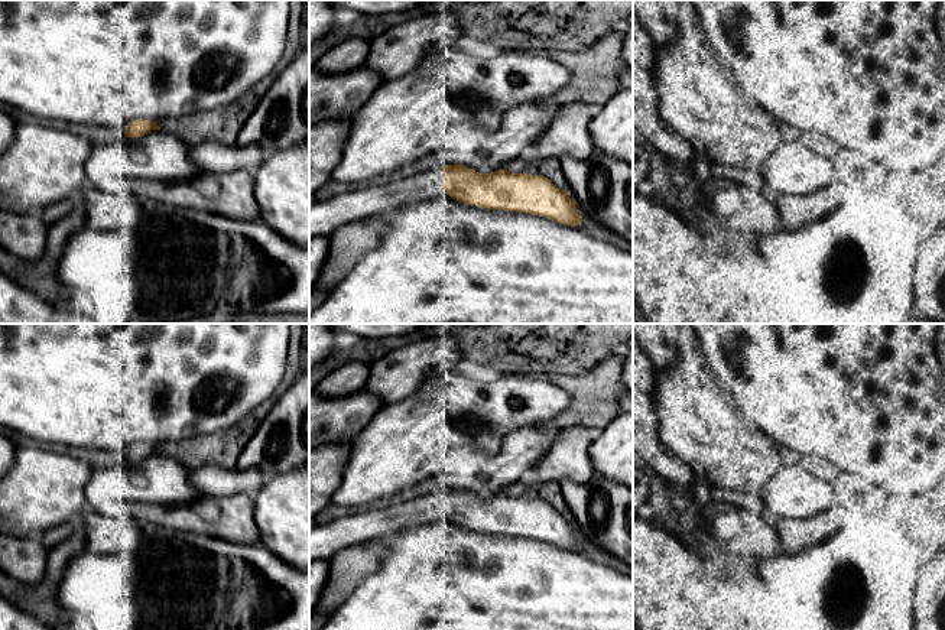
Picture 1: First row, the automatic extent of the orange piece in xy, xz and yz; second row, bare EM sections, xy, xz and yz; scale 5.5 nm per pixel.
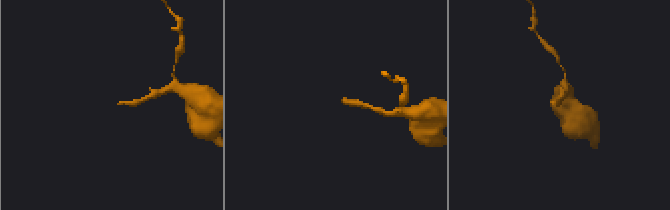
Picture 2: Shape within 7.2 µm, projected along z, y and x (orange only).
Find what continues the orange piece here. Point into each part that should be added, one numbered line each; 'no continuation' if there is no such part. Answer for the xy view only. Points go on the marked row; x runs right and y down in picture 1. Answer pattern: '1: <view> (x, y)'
no continuation

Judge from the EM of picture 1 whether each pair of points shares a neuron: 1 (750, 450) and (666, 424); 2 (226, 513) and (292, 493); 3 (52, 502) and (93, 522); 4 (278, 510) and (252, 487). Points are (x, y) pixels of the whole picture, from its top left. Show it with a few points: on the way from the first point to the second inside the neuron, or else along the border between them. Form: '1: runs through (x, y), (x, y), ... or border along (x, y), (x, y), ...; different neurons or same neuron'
1: runs through (730, 441), (708, 434), (698, 424), (687, 424); same neuron
2: border along (253, 497), (255, 520), (260, 538); different neurons
3: border along (87, 507), (74, 520); different neurons
4: border along (266, 477), (262, 487), (253, 496); different neurons

